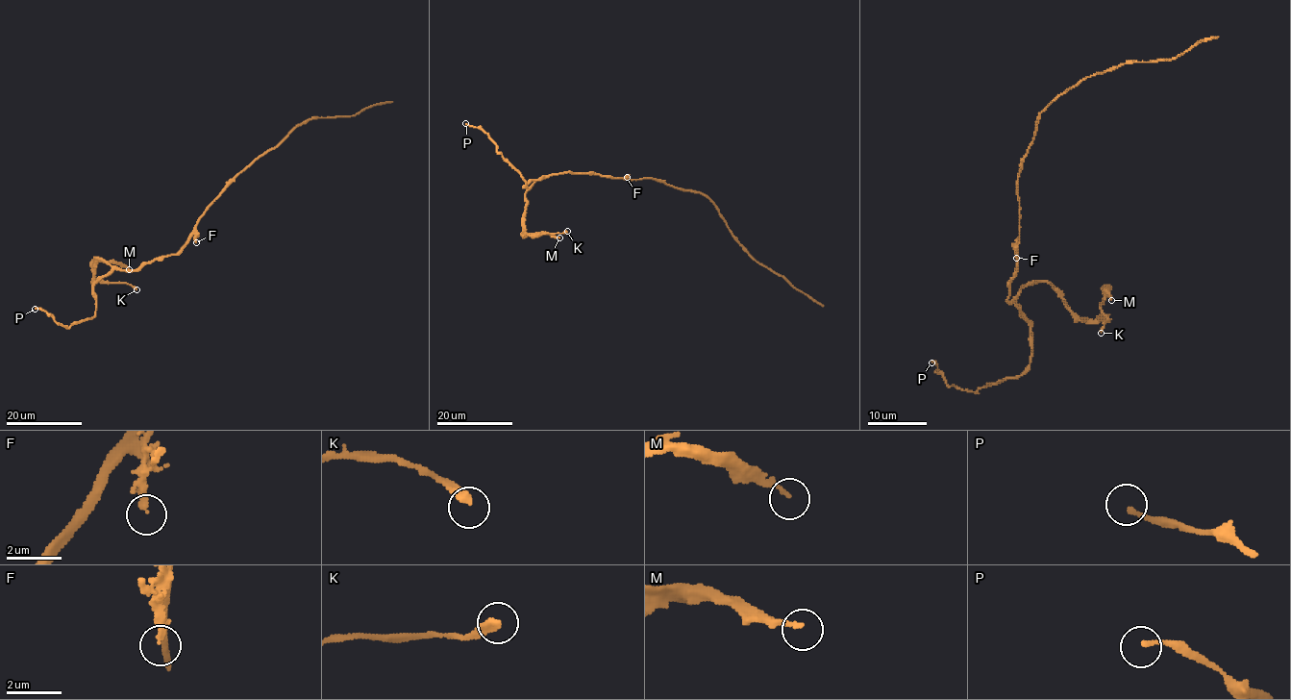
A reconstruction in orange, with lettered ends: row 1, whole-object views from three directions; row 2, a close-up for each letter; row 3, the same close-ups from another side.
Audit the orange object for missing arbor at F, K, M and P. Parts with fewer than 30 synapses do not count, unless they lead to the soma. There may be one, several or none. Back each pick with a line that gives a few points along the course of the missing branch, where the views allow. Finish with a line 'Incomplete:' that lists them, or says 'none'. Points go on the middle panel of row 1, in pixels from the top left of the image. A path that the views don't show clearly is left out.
Incomplete: none

